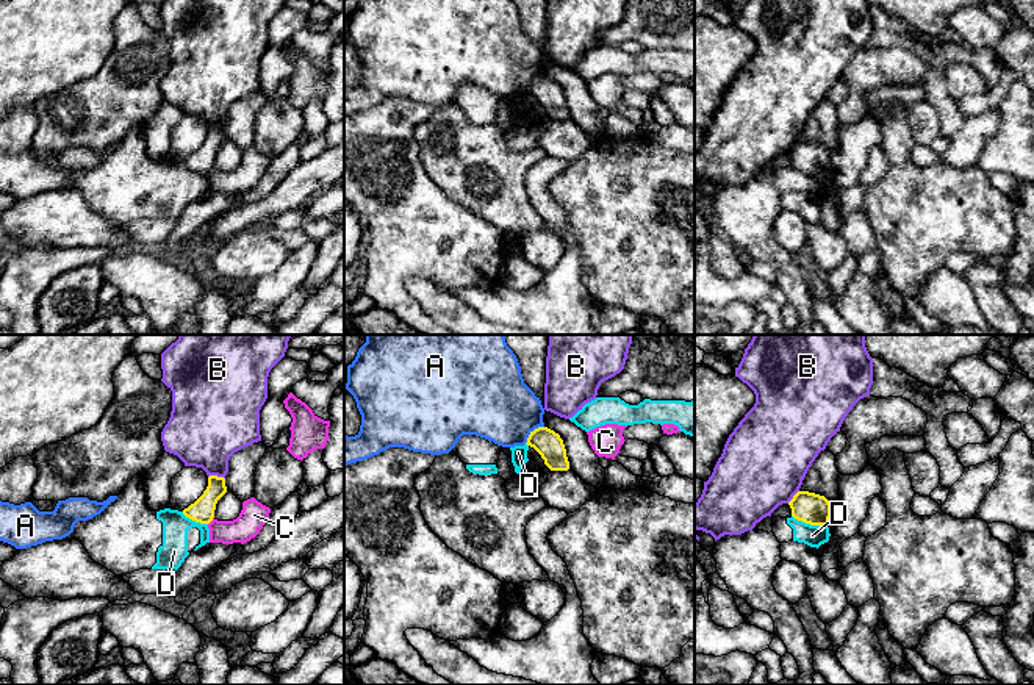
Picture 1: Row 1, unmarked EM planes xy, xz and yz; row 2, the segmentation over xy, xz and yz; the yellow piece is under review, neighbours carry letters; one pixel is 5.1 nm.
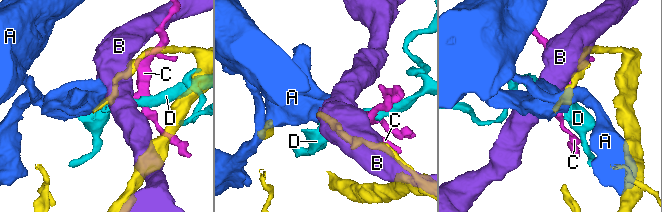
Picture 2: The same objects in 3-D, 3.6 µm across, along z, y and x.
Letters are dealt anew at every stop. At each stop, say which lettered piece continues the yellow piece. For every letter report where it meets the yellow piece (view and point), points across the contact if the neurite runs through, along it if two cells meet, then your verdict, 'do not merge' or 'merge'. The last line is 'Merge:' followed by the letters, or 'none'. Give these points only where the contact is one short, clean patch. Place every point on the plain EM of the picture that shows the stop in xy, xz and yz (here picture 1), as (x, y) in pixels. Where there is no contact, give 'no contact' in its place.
A: contact xz (532, 82); border xz (543, 75), (538, 75), (524, 93); do not merge
B: contact xy (216, 125); do not merge
C: contact xy (211, 169); border xy (213, 166), (208, 174); do not merge
D: contact yz (809, 172); border yz (792, 164), (811, 174), (826, 175); do not merge
Merge: none

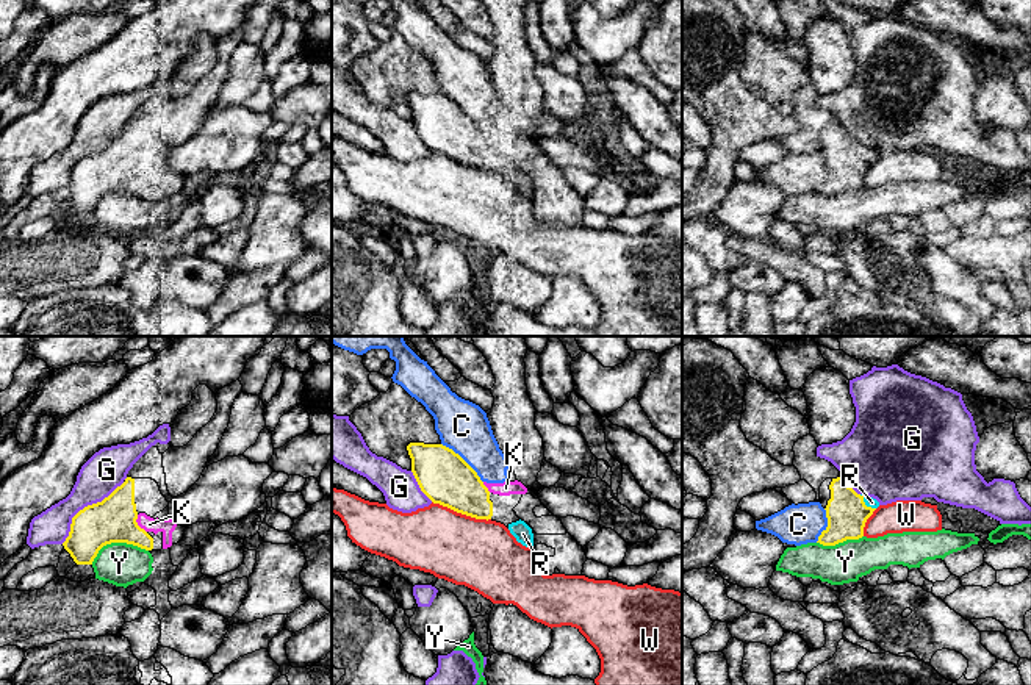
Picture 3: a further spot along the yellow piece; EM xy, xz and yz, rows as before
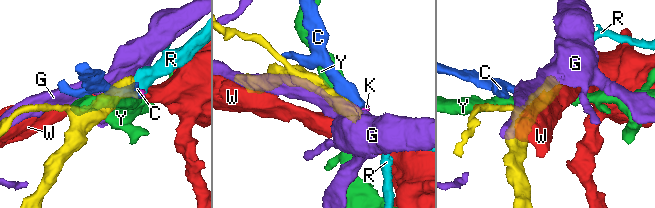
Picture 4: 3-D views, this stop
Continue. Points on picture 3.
C: contact xz (463, 110); do not merge
G: contact xy (85, 157); do not merge
K: contact xy (136, 174); way xy (113, 169), (122, 174), (136, 174), (149, 174); merge
R: contact yz (864, 154); merge
W: contact xz (462, 163); do not merge
Y: contact xy (116, 191); do not merge
Merge: K, R

